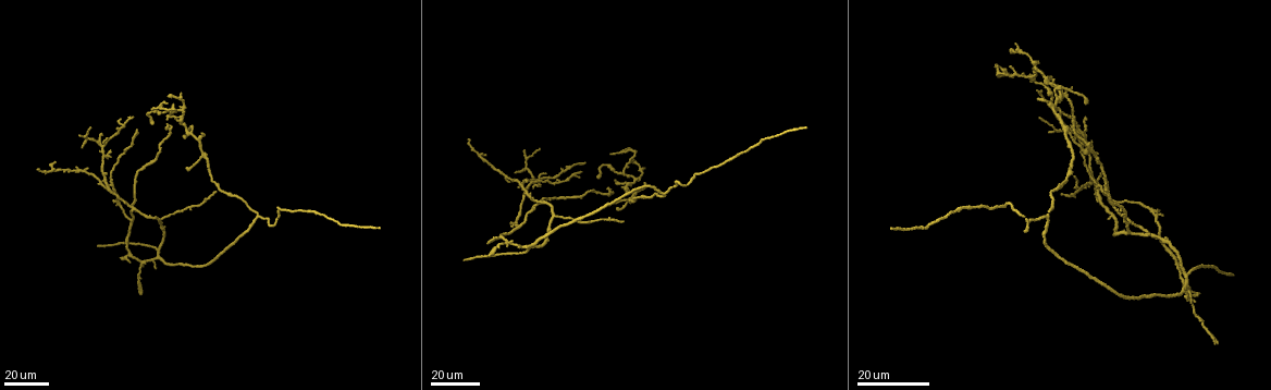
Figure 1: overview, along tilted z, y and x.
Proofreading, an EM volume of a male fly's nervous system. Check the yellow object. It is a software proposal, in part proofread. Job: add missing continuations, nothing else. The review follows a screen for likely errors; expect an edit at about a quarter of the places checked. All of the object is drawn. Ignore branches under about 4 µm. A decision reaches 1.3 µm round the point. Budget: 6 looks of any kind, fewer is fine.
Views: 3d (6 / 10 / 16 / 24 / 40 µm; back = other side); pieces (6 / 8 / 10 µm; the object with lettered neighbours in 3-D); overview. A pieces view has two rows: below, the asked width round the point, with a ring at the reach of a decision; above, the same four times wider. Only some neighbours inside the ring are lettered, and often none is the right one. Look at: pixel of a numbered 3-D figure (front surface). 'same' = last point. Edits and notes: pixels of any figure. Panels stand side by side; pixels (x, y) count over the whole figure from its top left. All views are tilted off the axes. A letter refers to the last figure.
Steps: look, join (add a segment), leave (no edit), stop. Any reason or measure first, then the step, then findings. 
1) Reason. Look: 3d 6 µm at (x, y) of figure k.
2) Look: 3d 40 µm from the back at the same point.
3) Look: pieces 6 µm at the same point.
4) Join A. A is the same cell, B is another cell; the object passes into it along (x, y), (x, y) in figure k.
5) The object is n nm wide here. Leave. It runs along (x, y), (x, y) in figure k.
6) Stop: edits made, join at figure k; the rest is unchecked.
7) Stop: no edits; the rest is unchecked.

End of a long branch. Look: 3d 24 µm at (138, 129) of figure 1.

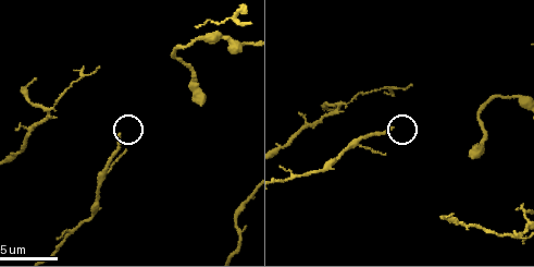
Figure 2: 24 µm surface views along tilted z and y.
See the neighbours. Look: pieces 6 µm at (118, 133) of figure 2.

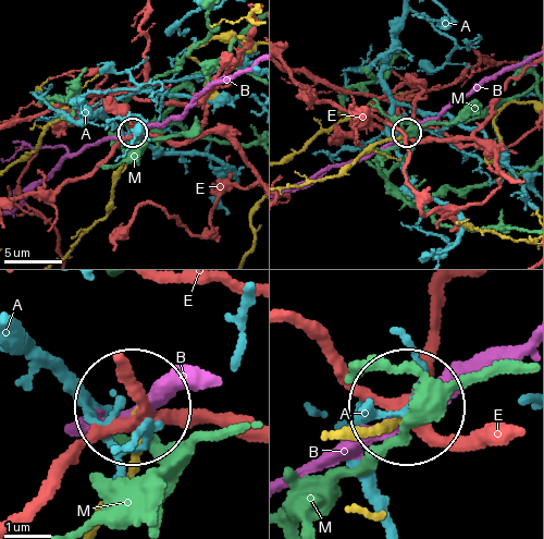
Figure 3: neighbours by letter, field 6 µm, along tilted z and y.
Leave. A, B, E and M are other cells; none of them fits.

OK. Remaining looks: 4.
Branch stops here. Look: 3d 24 µm at (203, 134) of figure 1.

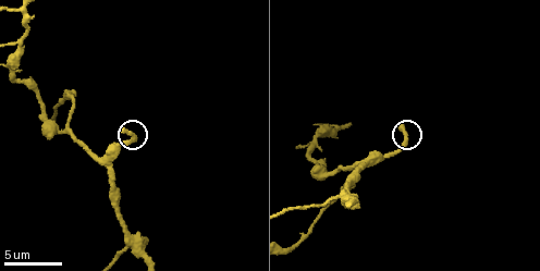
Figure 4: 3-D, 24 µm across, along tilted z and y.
What lies round it. Look: pieces 10 µm at (123, 131) of figure 4.

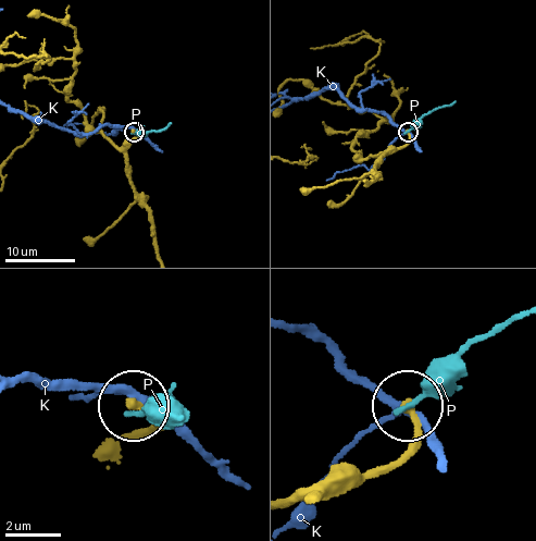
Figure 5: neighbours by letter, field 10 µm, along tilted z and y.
Leave. K and P are other cells; it runs along (314, 501), (406, 454), (414, 441), (410, 408) in figure 5; none of them fits.

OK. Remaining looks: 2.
Free end. Look: 3d 24 µm at (168, 97) of figure 1.

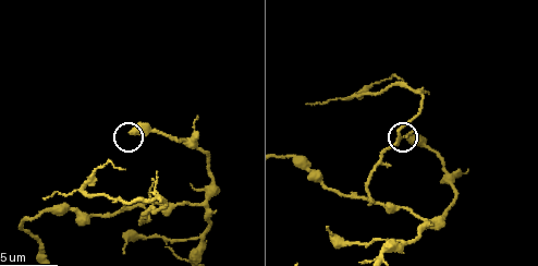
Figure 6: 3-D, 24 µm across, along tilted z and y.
Look: pieces 8 µm at (133, 132) of figure 6.

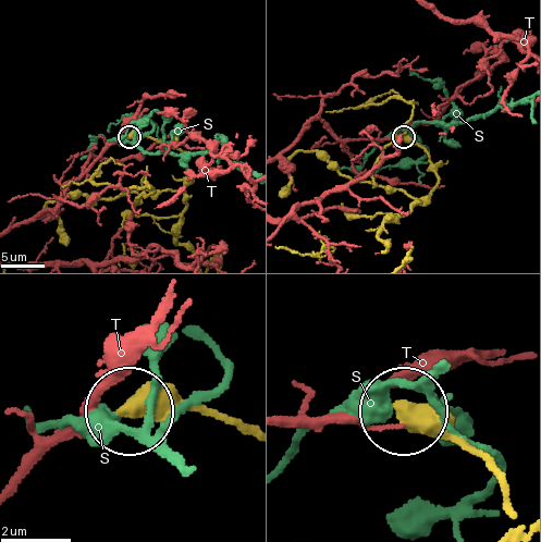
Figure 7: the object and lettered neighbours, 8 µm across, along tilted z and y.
Leave. S and T are other cells; it runs along (487, 467), (405, 418) in figure 7; no lettered segment goes on from it.

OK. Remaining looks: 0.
Stop: no edits; the rest is unchecked.

